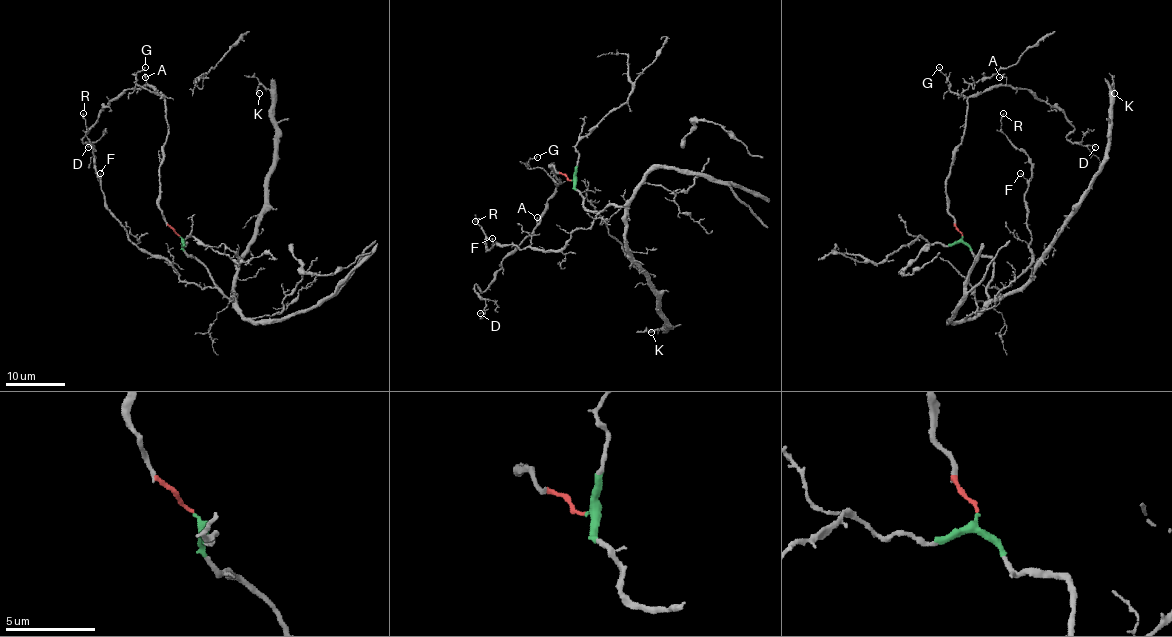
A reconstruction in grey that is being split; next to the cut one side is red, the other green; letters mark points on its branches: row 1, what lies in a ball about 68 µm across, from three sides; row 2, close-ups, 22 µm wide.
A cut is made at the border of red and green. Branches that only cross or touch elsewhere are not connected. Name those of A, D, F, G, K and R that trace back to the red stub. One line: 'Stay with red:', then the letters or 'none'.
Stay with red: A, D, G

